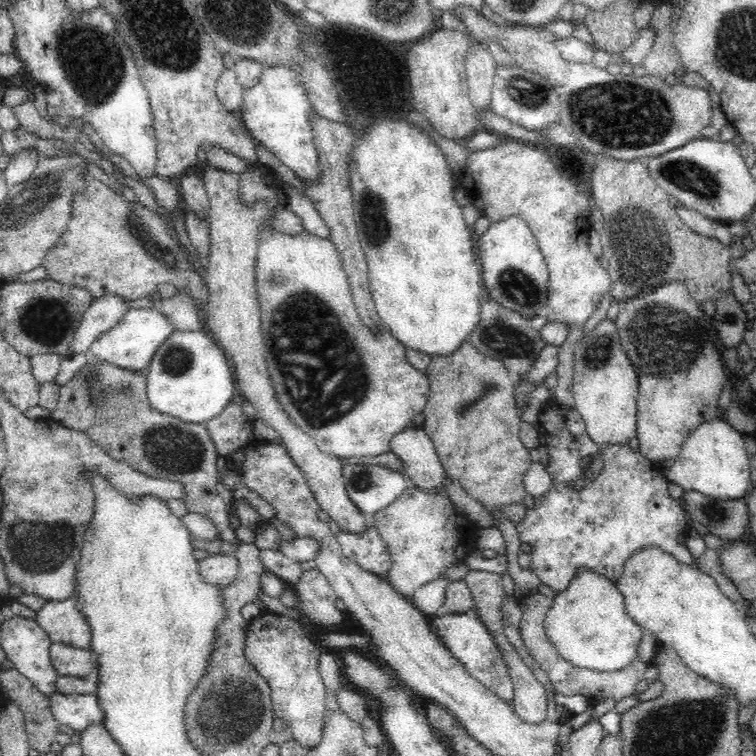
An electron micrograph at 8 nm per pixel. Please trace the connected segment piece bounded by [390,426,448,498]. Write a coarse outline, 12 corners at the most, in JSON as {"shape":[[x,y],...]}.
{"shape":[[422,426],[396,434],[390,452],[404,460],[412,486],[446,494],[446,470]]}

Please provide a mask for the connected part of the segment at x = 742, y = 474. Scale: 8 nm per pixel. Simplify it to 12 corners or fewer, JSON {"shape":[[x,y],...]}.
{"shape":[[726,420],[700,424],[660,470],[684,492],[746,500],[750,454]]}

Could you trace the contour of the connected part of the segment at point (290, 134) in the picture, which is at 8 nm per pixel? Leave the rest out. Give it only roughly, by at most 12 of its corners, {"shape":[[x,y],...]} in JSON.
{"shape":[[264,66],[238,112],[256,144],[322,184],[302,66]]}

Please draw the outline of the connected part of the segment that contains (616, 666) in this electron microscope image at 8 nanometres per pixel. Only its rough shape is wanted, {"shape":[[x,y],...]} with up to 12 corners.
{"shape":[[588,568],[544,624],[564,660],[632,666],[646,634],[616,582]]}

